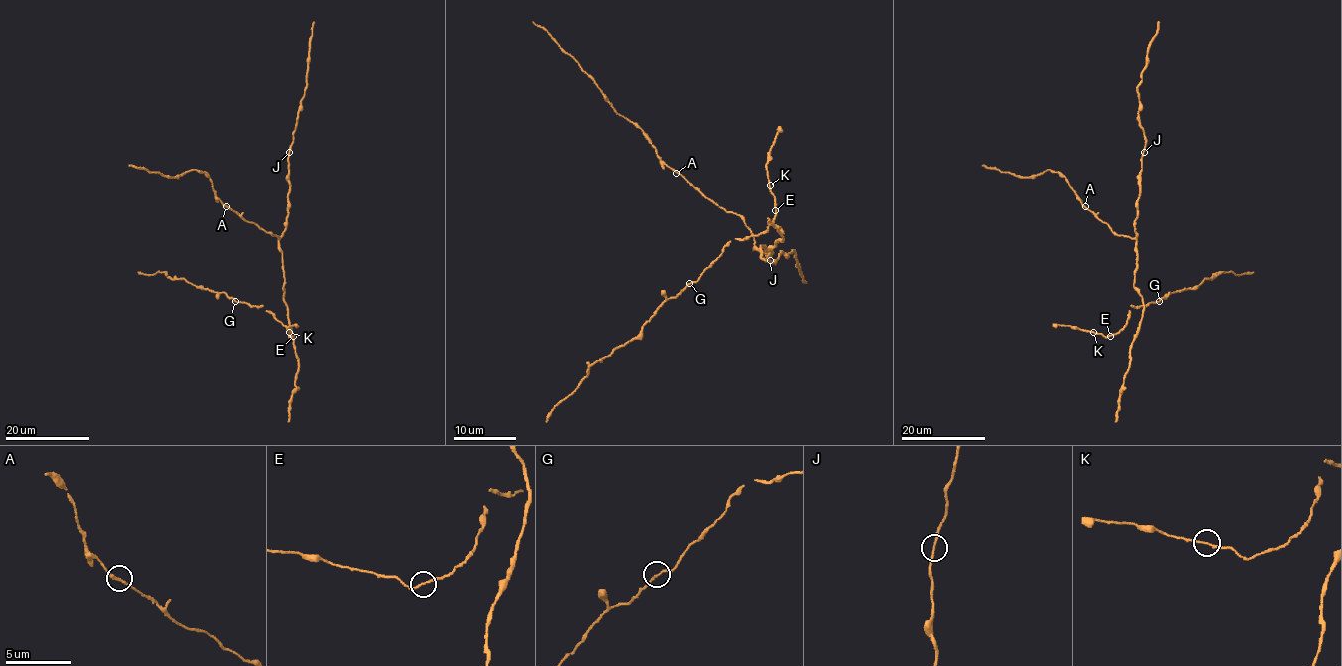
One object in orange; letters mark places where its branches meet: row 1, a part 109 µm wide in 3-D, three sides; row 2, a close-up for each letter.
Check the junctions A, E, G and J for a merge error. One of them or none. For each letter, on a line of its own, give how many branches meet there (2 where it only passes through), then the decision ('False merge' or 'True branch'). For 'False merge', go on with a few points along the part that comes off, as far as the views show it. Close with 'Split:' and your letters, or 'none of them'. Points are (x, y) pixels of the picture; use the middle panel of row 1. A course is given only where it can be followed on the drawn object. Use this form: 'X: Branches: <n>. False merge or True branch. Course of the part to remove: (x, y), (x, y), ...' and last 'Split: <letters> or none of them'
A: Branches: 2. True branch
E: Branches: 2. True branch
G: Branches: 2. True branch
J: Branches: 2. True branch
Split: none of them

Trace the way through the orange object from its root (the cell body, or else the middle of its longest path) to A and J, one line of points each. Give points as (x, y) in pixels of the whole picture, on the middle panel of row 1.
A: (762, 246), (759, 251), (754, 249), (752, 234), (738, 215), (726, 212), (704, 198), (676, 173)
J: (762, 246), (759, 251), (754, 249), (765, 247), (770, 260)

